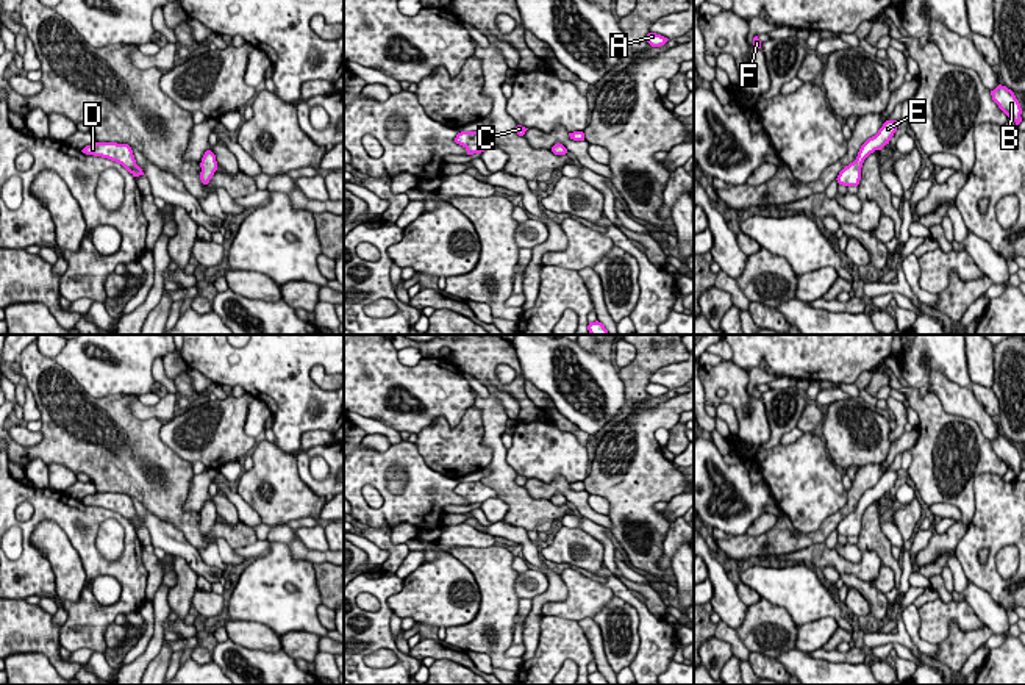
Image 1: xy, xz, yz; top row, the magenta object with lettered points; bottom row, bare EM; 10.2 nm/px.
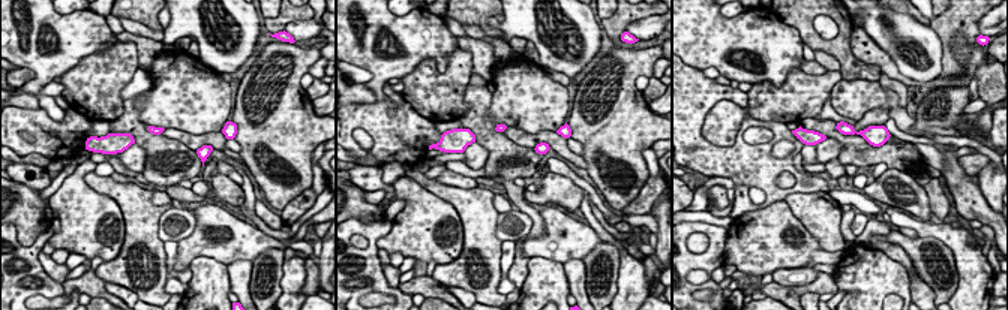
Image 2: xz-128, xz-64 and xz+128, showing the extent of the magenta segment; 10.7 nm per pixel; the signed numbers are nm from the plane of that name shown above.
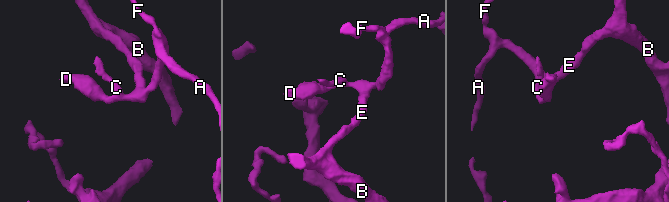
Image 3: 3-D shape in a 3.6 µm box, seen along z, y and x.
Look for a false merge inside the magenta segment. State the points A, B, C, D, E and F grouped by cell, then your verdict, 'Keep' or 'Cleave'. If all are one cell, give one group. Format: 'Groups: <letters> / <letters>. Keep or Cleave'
Groups: A B C D E F. Keep

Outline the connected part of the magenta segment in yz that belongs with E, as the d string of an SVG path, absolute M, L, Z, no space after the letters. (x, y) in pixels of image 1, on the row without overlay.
M886 471L878 483L861 496L856 510L839 522L836 529L838 533L842 536L858 536L864 510L875 500L881 500L886 494L889 494L895 482L897 471Z

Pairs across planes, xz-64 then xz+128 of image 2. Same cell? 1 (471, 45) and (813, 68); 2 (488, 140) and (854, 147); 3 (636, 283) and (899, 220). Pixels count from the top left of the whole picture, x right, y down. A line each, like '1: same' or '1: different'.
1: same
2: same
3: same

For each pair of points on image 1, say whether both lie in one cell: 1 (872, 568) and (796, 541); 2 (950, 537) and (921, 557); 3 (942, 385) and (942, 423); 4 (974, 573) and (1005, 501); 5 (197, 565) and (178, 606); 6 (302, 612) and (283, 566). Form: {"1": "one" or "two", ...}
{"1": "two", "2": "one", "3": "two", "4": "one", "5": "two", "6": "one"}

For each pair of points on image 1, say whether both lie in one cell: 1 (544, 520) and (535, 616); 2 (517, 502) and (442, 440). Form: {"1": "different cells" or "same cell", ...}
{"1": "different cells", "2": "different cells"}

